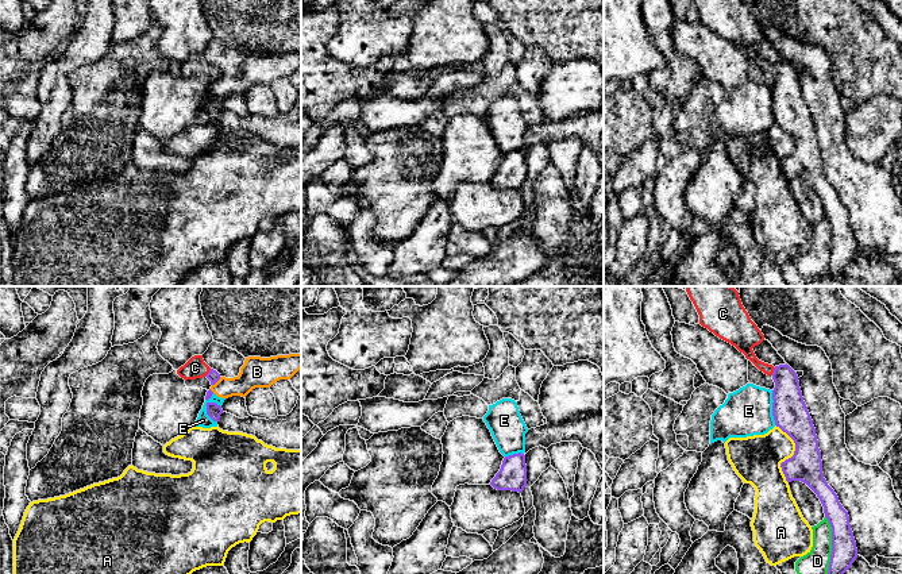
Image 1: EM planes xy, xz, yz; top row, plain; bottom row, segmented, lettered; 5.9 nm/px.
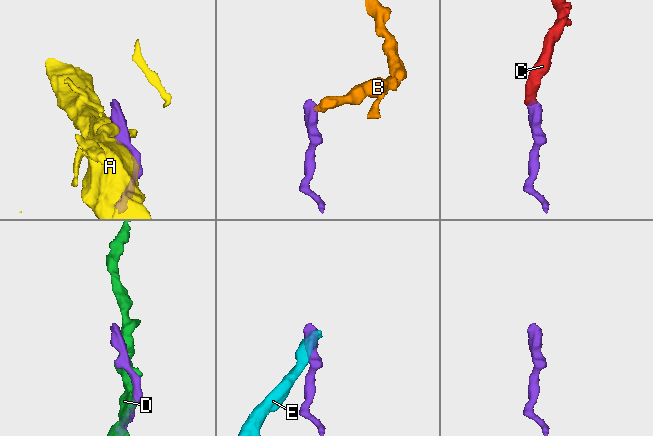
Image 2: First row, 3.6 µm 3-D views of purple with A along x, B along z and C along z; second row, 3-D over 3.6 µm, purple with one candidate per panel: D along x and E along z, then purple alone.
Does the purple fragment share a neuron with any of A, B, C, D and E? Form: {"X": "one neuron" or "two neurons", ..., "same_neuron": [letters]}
{"A": "two neurons", "B": "two neurons", "C": "one neuron", "D": "two neurons", "E": "two neurons", "same_neuron": ["C"]}

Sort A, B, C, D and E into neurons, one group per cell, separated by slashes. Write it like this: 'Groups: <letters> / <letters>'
Groups: A / B E / C / D

